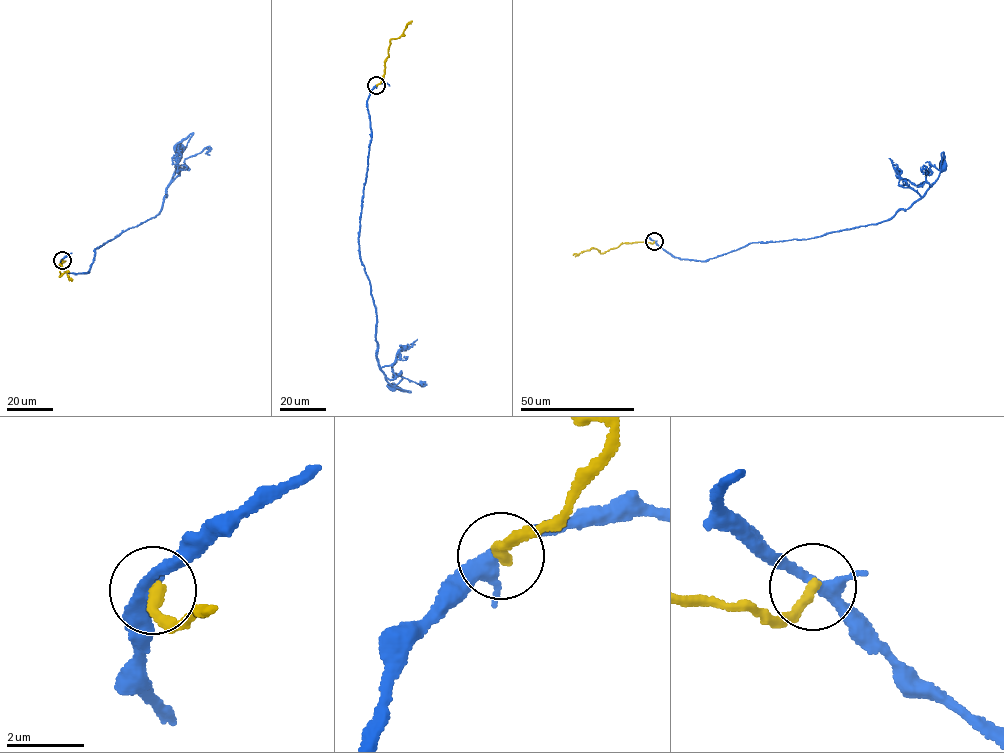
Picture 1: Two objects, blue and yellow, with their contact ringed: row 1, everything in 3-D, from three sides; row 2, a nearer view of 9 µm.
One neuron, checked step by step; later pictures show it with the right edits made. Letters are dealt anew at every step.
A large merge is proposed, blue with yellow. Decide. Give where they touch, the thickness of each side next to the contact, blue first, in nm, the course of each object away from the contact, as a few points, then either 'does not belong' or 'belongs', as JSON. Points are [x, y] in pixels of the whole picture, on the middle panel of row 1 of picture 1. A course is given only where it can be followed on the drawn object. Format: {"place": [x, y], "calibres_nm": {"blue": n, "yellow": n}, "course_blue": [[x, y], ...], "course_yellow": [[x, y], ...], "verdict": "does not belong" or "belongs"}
{"place": [376, 85], "calibres_nm": {"blue": 280, "yellow": 300}, "course_blue": [[377, 85], [367, 103], [371, 132], [358, 240], [376, 307], [378, 363], [391, 388]], "course_yellow": [[377, 85], [383, 79], [390, 41], [398, 37], [412, 21]], "verdict": "does not belong"}

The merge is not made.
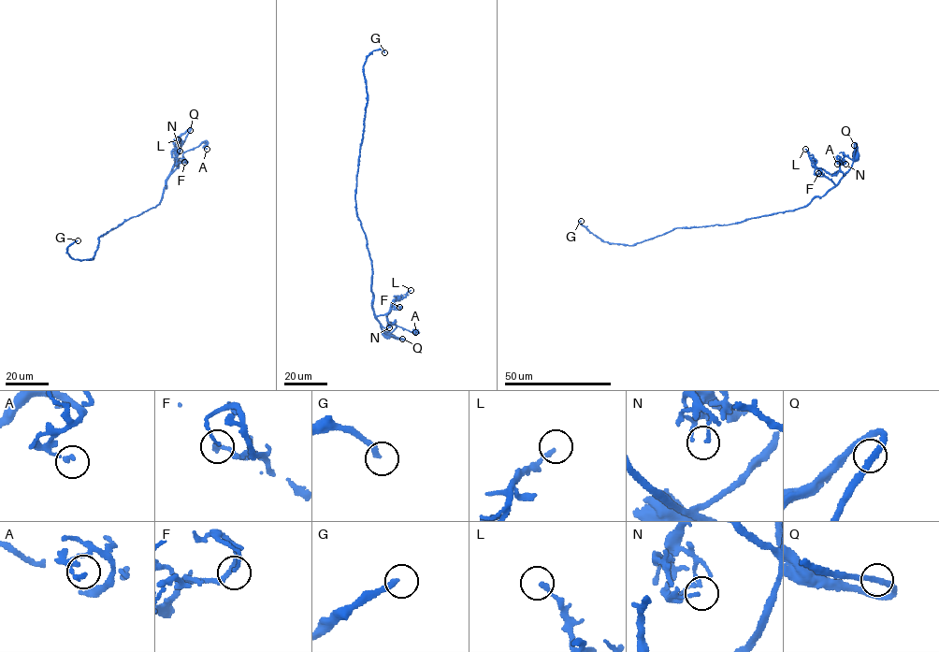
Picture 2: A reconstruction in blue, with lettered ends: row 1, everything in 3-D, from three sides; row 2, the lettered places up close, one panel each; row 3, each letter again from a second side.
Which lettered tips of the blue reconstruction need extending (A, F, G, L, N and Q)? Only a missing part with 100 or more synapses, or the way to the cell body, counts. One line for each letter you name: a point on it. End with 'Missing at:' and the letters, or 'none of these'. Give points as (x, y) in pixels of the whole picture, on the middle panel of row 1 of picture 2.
G: place (384, 52)
Missing at: G

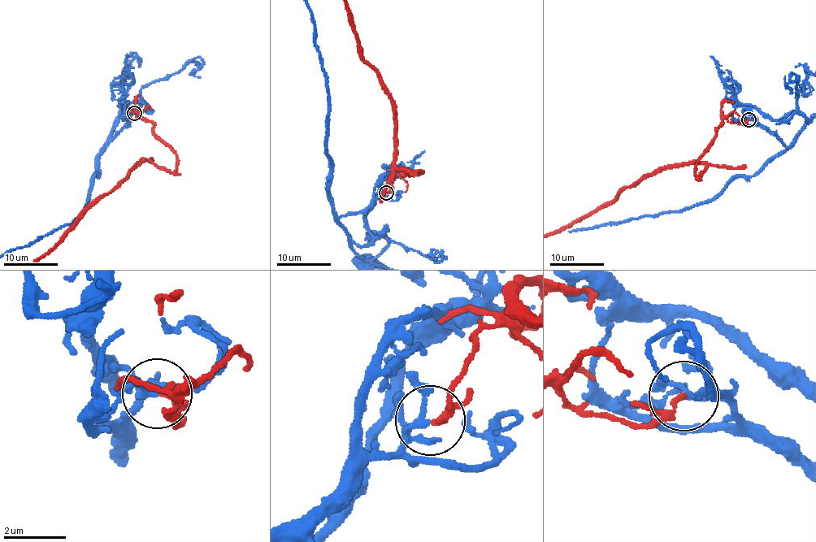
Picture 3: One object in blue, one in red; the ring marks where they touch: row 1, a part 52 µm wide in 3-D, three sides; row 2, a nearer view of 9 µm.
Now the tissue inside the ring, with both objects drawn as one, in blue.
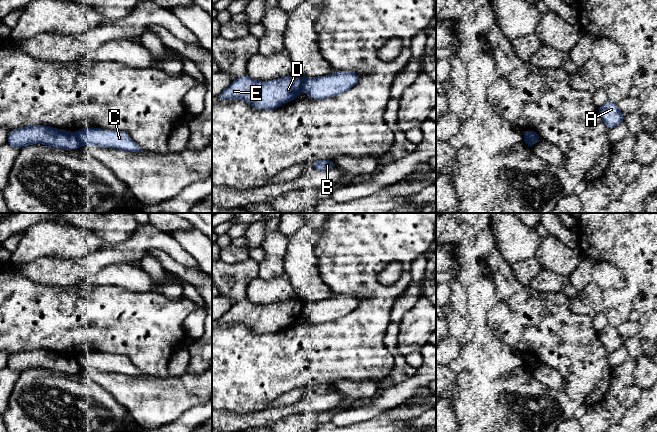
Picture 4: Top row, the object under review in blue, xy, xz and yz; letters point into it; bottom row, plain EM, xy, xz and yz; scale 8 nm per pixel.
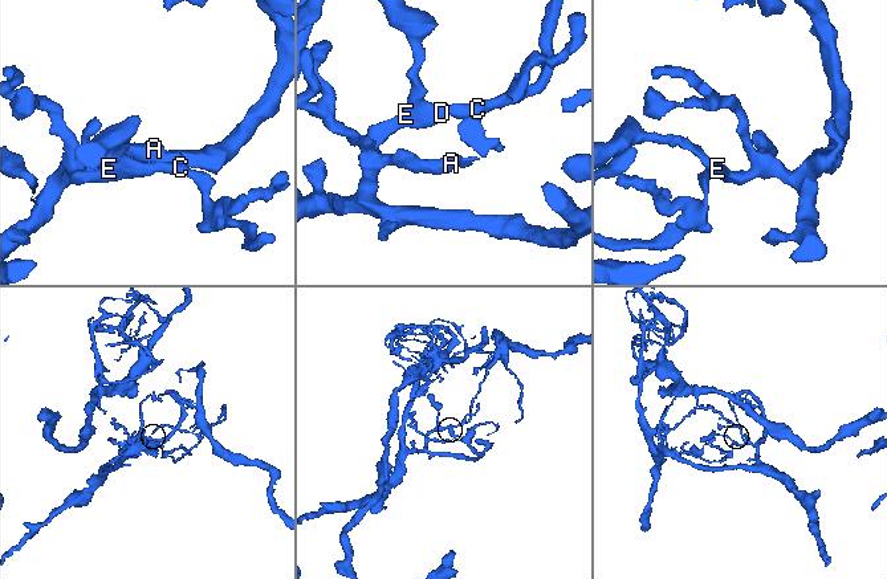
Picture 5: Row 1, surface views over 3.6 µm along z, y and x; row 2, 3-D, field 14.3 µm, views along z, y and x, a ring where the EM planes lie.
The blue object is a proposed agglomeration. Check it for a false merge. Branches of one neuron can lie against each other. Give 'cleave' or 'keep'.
cleave

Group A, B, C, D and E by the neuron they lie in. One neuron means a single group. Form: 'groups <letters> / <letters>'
groups A B D E / C

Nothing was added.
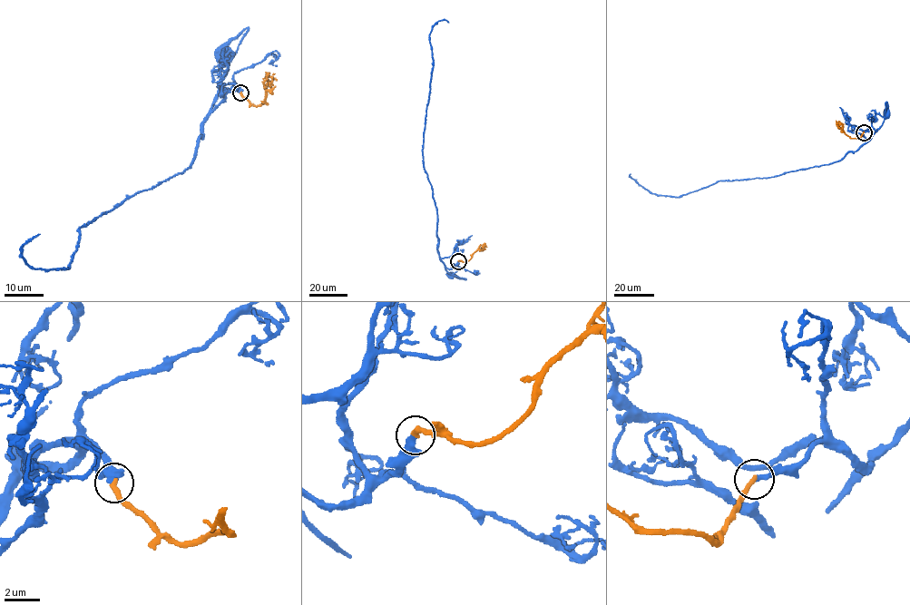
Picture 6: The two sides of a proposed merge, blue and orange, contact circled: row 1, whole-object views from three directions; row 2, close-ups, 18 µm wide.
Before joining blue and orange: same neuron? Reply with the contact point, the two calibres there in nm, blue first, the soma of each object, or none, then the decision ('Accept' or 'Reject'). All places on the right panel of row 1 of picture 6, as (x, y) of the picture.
Place: (864, 132). Thickness 320 nm (blue) against 280 nm. Soma of blue: (886, 114). Soma of orange: none. Accept

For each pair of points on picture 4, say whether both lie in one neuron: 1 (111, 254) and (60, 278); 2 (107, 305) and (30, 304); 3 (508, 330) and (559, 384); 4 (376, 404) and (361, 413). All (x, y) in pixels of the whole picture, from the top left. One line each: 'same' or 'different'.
1: same
2: same
3: different
4: same

